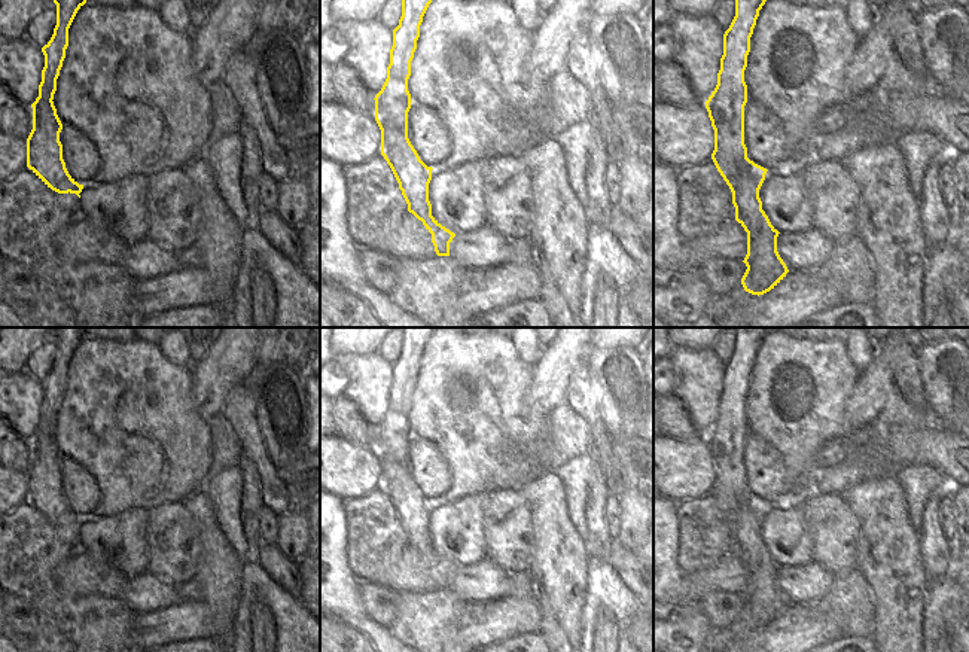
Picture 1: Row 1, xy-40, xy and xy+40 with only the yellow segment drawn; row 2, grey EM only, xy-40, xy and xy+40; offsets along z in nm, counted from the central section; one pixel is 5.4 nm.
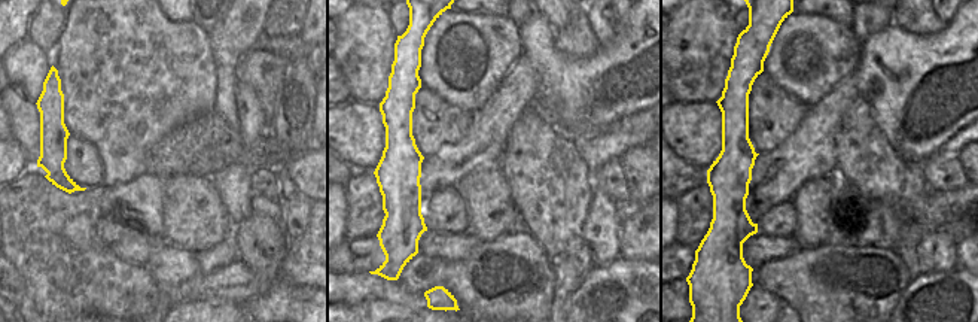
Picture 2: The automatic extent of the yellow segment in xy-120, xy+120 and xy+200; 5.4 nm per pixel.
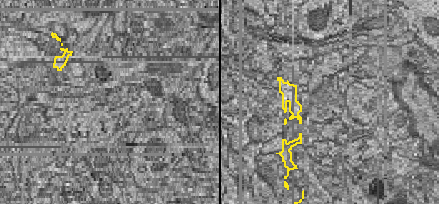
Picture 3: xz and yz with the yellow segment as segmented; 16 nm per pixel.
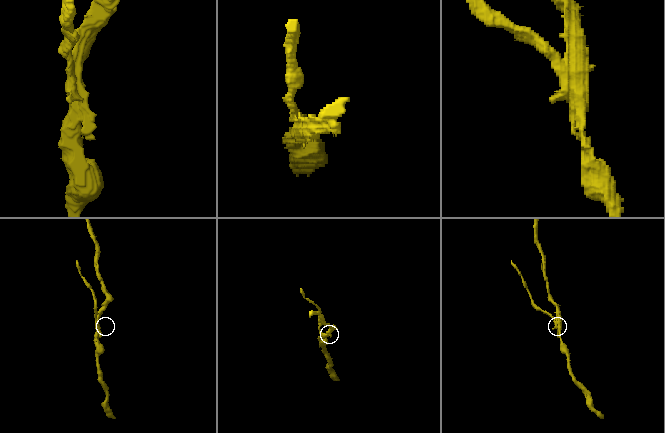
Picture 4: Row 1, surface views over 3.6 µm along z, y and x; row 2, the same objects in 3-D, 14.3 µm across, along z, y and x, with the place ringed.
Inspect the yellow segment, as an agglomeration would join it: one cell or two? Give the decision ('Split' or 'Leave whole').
Split

